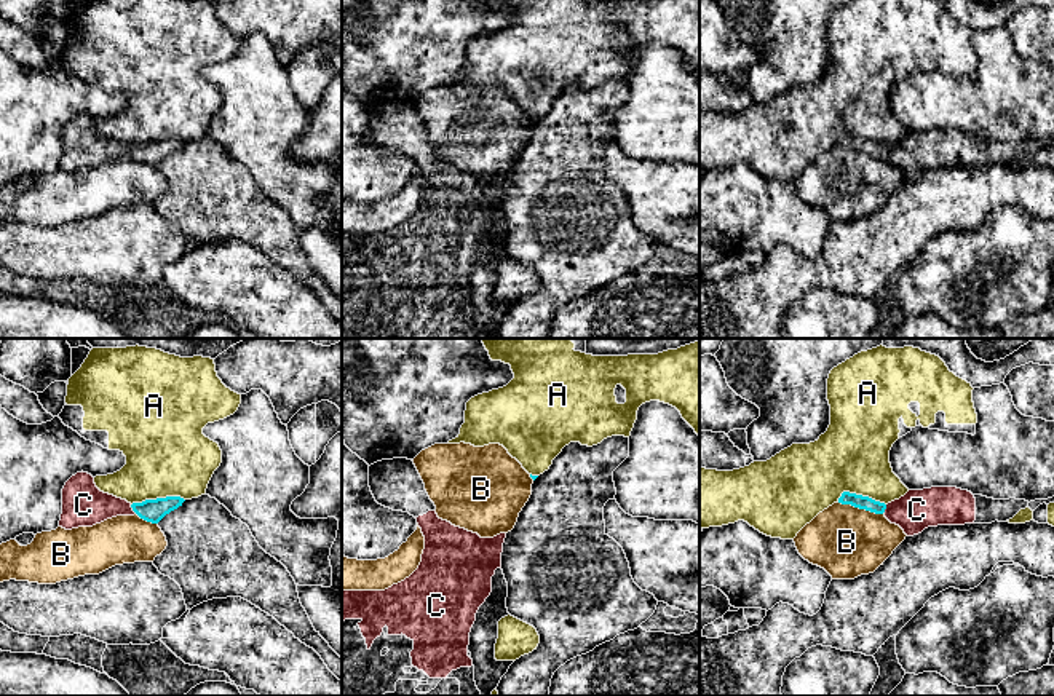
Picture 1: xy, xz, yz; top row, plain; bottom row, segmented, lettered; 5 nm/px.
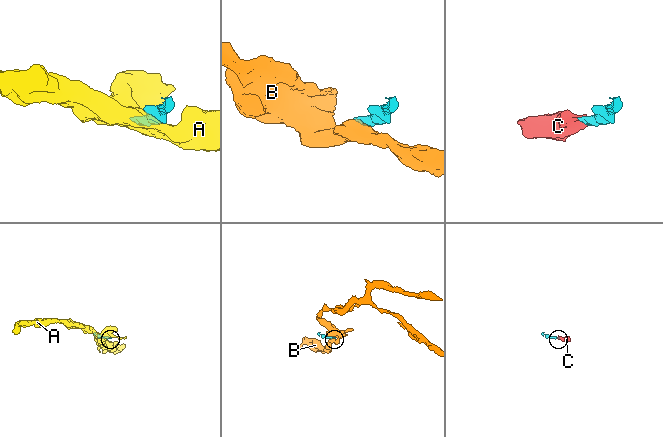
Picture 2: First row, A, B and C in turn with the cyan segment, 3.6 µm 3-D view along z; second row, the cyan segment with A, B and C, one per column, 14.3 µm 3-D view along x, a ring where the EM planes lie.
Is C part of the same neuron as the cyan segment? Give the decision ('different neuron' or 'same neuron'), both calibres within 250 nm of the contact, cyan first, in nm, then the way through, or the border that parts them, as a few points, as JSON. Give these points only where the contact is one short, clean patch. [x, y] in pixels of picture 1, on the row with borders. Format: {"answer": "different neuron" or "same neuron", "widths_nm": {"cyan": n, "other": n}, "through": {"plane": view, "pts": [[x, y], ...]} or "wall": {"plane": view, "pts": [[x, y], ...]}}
{"answer": "same neuron", "widths_nm": {"cyan": 110, "other": 220}, "through": {"plane": "xy", "pts": [[152, 511], [133, 510], [83, 505]]}}

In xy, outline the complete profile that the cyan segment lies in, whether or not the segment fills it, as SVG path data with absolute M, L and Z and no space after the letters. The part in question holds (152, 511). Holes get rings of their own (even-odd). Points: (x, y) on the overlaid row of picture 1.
M77 473L62 488L62 514L59 527L65 530L93 527L117 516L134 516L158 524L166 514L182 506L180 496L145 500L128 503L126 500L101 492L94 477L88 473Z

